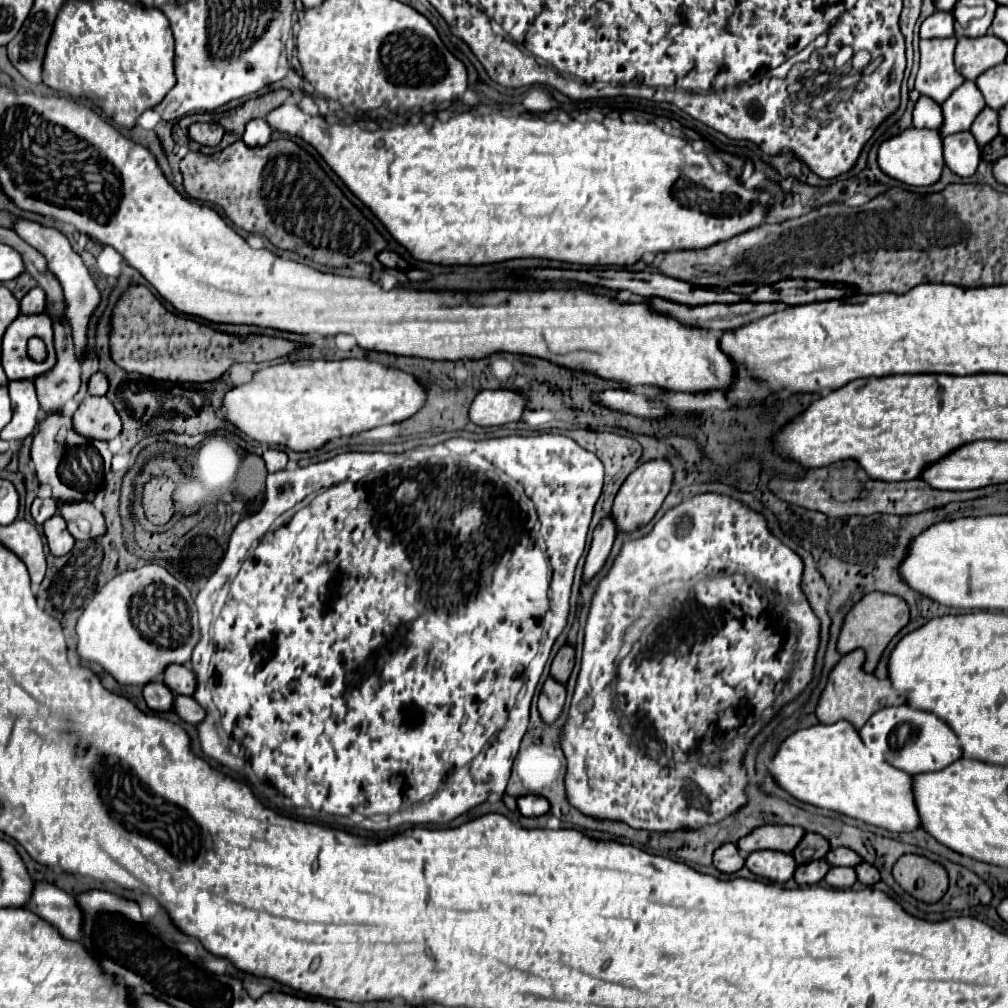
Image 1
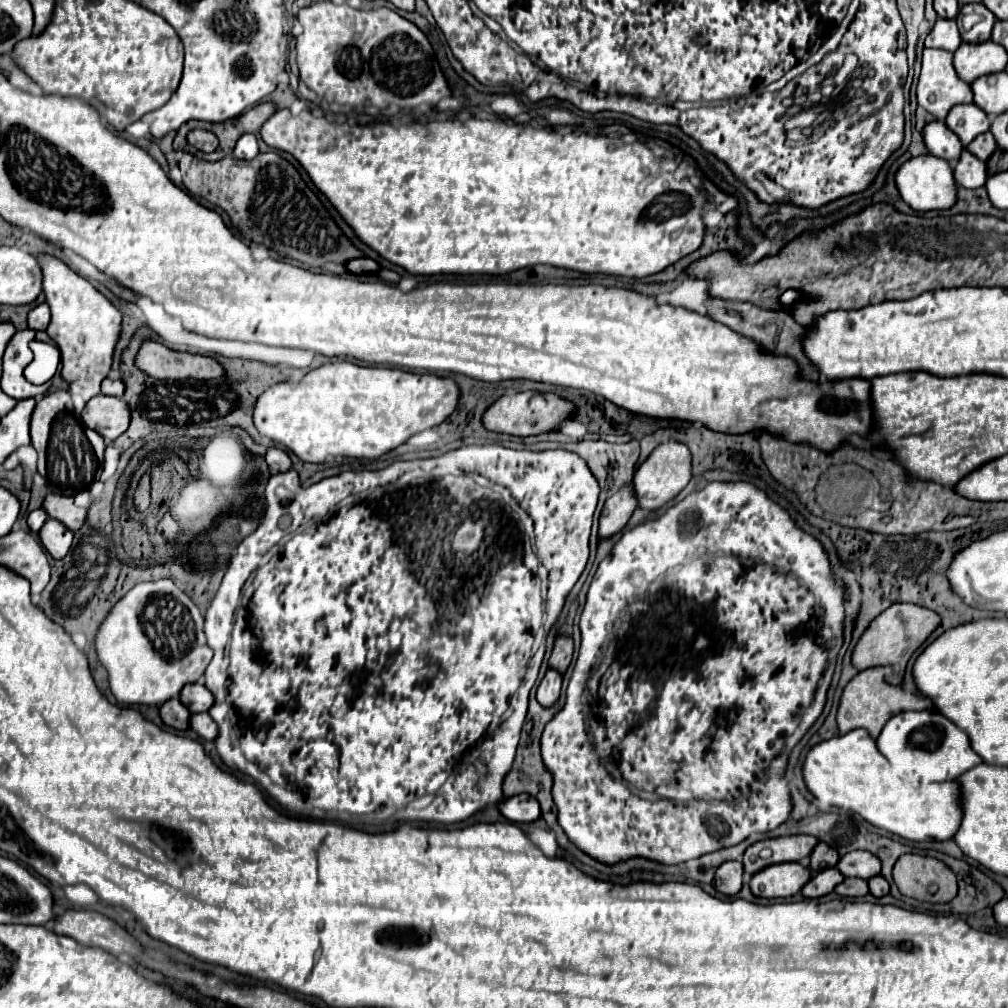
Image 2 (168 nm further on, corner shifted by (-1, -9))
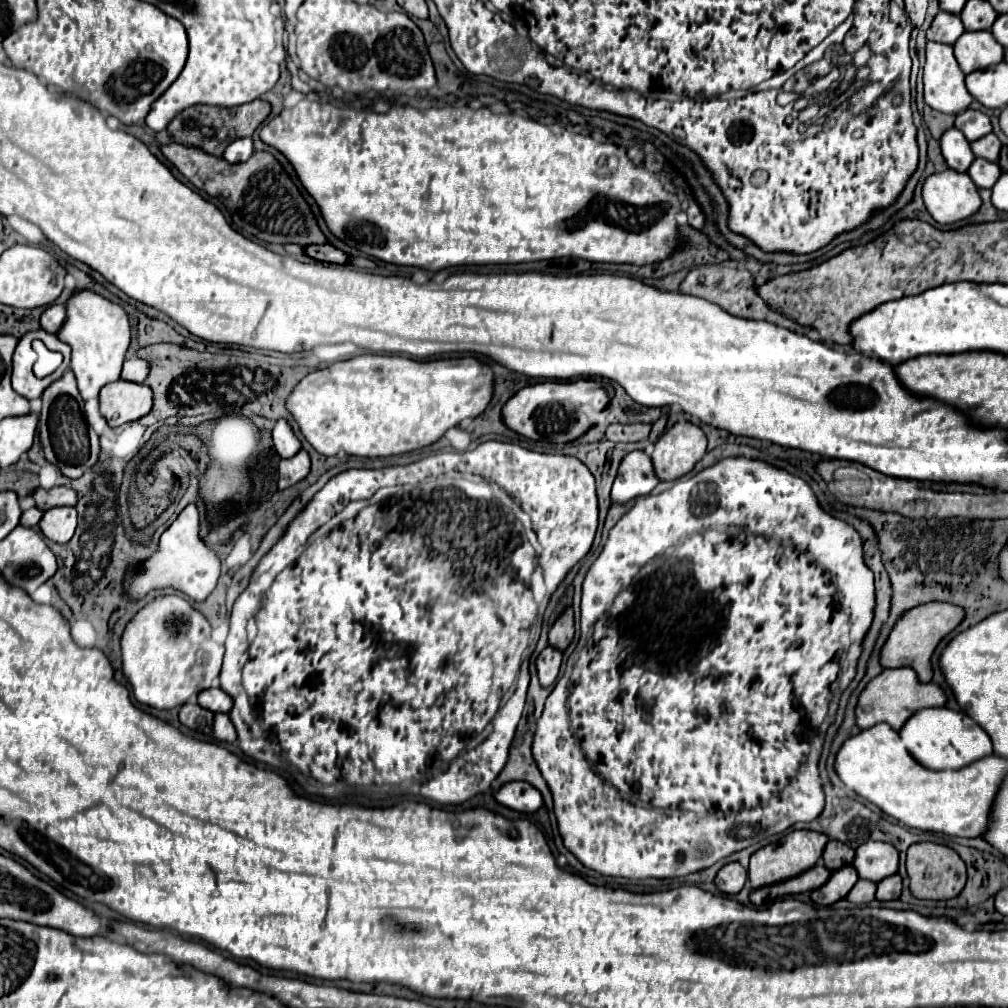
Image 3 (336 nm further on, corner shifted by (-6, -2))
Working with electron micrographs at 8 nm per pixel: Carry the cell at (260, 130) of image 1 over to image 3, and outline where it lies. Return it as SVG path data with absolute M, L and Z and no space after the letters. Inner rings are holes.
M239 138L225 148L223 160L227 160L229 164L237 164L237 162L245 162L251 154L253 154L251 138Z

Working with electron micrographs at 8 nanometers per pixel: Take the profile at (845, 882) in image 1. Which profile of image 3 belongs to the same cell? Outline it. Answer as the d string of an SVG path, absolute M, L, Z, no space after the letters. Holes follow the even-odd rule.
M859 880L847 894L847 900L851 904L869 904L875 898L875 888L877 884L871 884L869 880Z

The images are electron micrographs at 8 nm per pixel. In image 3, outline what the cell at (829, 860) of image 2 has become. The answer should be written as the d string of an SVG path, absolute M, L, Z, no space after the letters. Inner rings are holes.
M831 840L827 846L825 846L825 852L823 852L823 864L835 872L847 864L851 864L855 858L855 850L849 848L847 844L841 844L841 842L835 842Z

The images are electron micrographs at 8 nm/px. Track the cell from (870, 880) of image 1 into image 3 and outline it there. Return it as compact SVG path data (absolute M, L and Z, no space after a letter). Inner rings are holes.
M899 874L889 876L877 884L877 900L897 900L903 890L903 880Z

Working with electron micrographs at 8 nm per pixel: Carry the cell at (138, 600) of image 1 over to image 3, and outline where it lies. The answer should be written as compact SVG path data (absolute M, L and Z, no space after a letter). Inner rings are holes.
M173 594L153 600L127 624L121 636L121 652L123 652L123 674L131 682L135 700L155 710L171 710L181 708L199 692L213 686L213 680L221 672L225 648L211 640L211 626L205 620L205 616L197 612L189 600Z

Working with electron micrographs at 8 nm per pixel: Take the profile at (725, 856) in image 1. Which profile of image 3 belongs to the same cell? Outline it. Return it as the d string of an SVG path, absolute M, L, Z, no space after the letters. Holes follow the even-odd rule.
M731 862L717 872L715 886L725 894L737 894L745 886L745 880L747 880L747 870L741 864Z

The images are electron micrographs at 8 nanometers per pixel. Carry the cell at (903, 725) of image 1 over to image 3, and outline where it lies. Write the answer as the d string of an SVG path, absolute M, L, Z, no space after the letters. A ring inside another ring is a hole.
M925 708L915 712L899 734L903 744L909 748L911 756L931 770L951 770L951 768L957 770L979 758L993 754L993 744L987 732L967 714L949 708Z

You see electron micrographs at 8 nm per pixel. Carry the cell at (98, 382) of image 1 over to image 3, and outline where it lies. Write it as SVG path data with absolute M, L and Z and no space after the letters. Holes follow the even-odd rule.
M135 358L135 360L125 360L123 364L123 372L121 378L125 380L135 380L135 382L143 382L149 374L149 362L143 358Z

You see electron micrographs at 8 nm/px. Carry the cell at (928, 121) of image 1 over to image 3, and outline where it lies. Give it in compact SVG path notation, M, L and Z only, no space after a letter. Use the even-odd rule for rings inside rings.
M951 128L943 134L941 150L943 150L943 156L949 164L949 168L953 168L955 172L967 172L971 162L975 160L967 138L957 128Z

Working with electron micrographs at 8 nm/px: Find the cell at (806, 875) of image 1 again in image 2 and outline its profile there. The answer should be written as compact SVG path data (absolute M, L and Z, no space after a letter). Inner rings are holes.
M828 867L828 869L816 873L816 875L802 887L802 895L804 895L804 897L810 897L810 899L822 897L822 895L830 893L842 879L844 879L844 875L842 875L836 867Z

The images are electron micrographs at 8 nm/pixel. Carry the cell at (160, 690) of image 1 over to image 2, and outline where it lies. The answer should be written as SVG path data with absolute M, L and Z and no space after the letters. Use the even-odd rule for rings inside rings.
M174 697L170 701L166 701L162 707L160 707L160 717L166 725L170 727L176 727L176 729L186 729L188 727L188 709Z

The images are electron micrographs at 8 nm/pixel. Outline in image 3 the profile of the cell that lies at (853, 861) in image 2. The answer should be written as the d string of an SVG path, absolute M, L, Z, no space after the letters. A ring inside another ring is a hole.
M865 842L857 848L853 866L859 878L881 882L899 870L899 852L887 842Z

